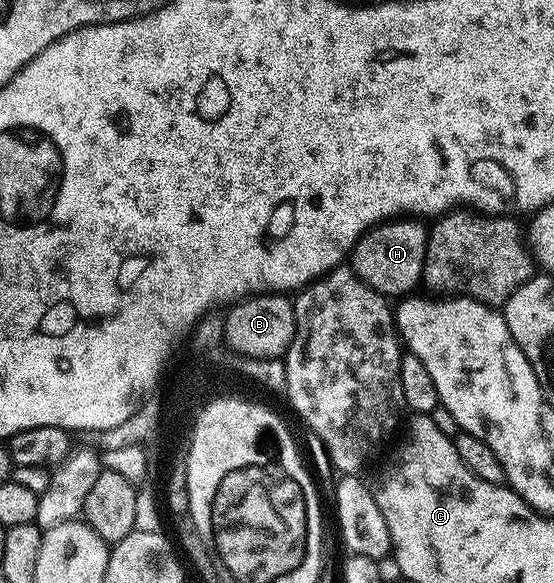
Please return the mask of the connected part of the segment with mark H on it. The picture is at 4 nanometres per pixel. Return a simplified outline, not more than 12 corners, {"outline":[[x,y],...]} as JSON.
{"outline":[[388,221],[355,240],[369,289],[407,297],[424,278],[428,228]]}

